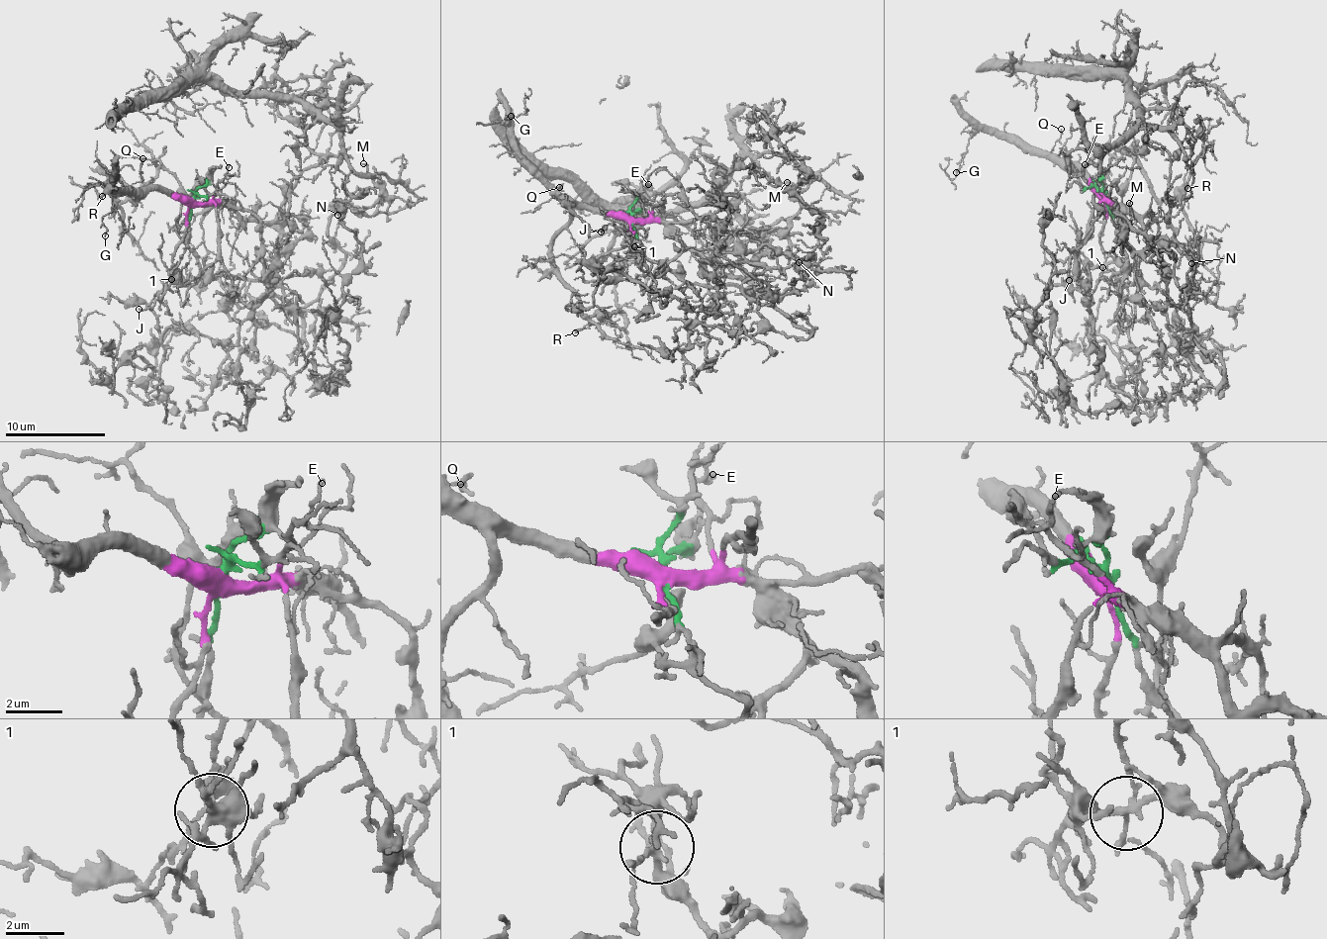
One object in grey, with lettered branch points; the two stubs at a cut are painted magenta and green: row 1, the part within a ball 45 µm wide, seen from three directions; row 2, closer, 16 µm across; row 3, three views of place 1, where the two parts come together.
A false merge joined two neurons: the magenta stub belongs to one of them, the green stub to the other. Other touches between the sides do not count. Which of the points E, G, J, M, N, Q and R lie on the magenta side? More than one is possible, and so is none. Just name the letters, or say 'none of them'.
E, G, Q, R

